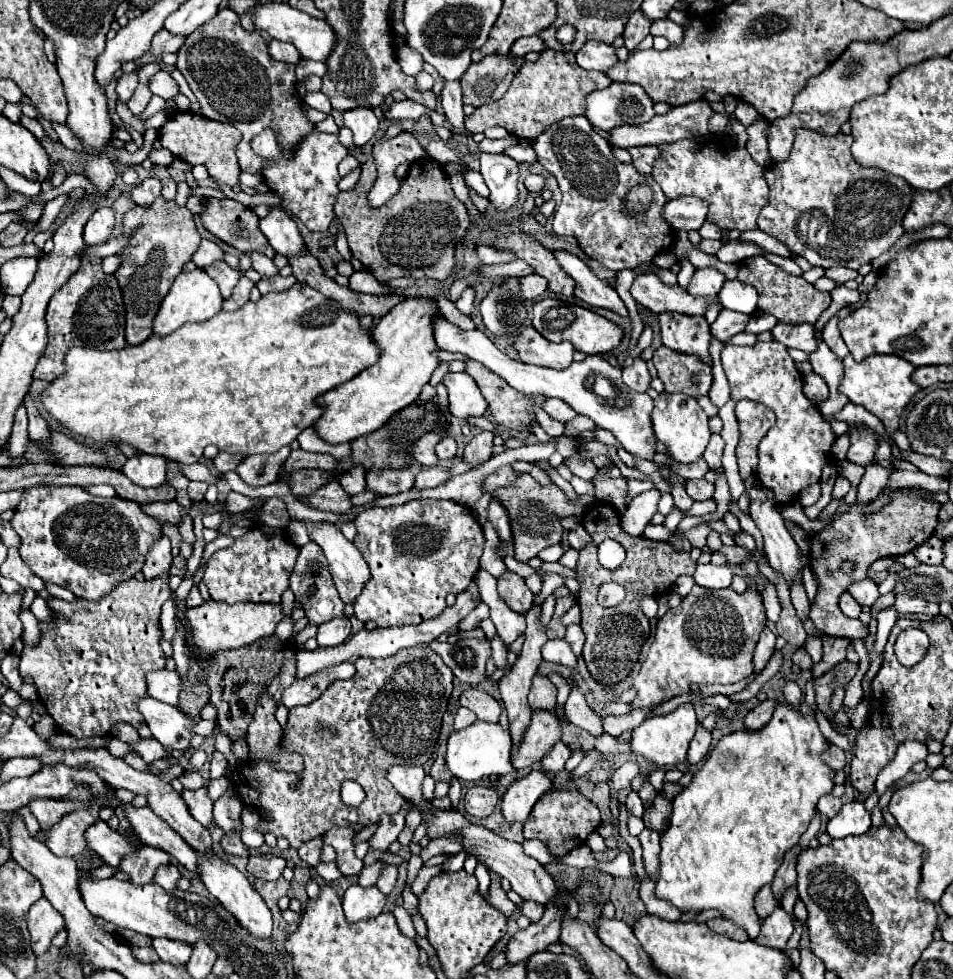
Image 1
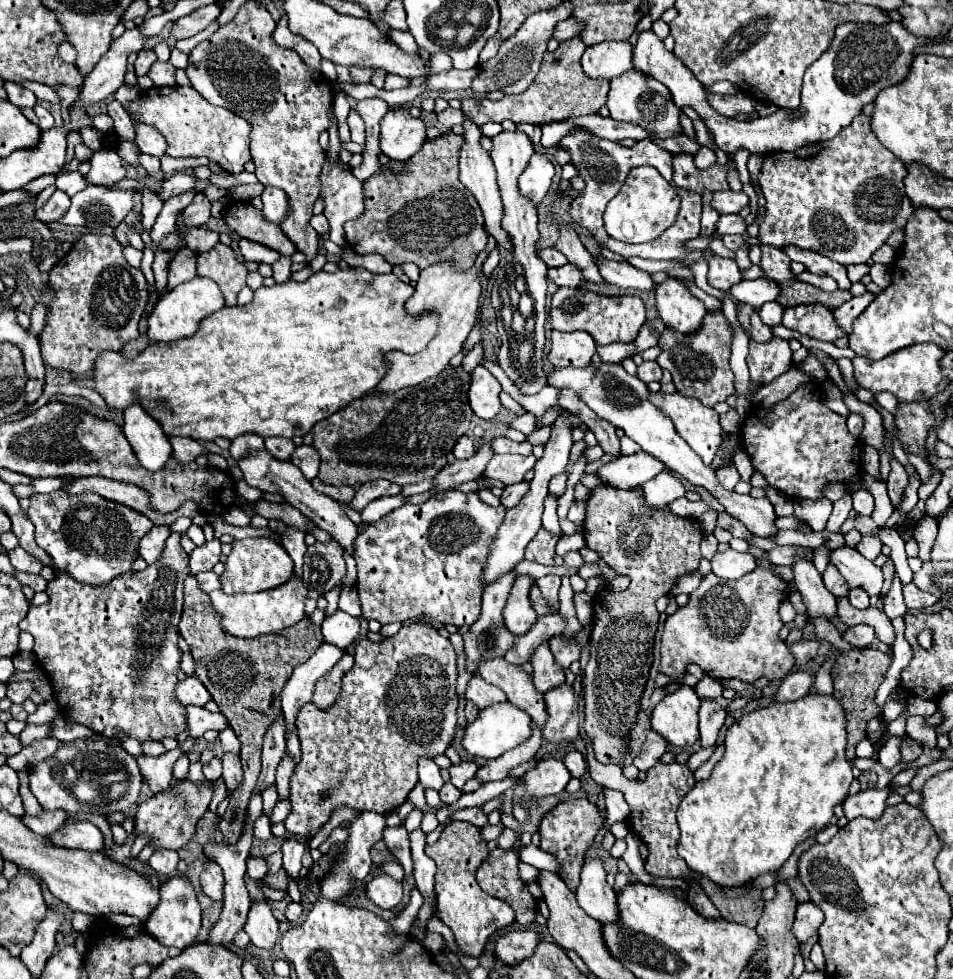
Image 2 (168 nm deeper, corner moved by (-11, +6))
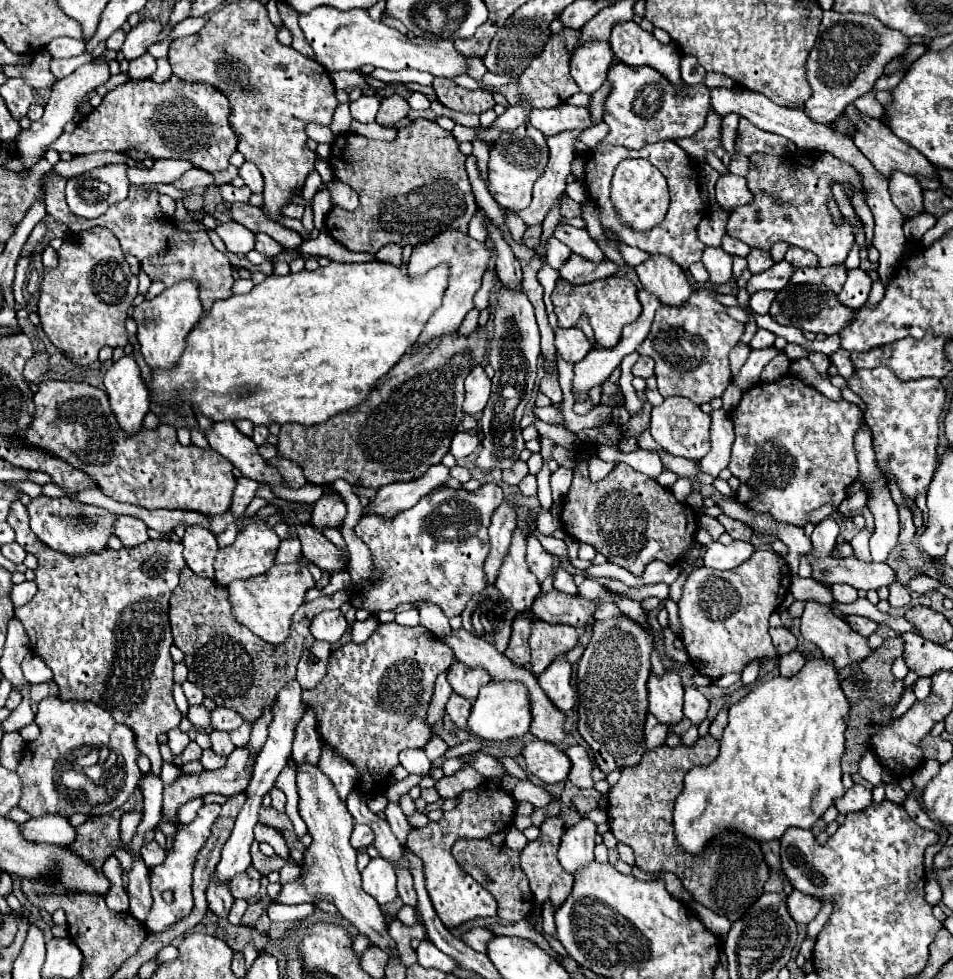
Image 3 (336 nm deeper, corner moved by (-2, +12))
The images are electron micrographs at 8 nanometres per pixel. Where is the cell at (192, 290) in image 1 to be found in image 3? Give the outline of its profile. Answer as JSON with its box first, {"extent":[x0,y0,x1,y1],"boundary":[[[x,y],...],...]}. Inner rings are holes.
{"extent":[133,280,203,370],"boundary":[[[185,280],[181,284],[165,288],[163,294],[159,294],[157,298],[135,306],[133,320],[137,322],[139,350],[141,350],[149,368],[171,370],[179,362],[179,358],[185,350],[185,338],[195,328],[195,324],[199,322],[199,318],[203,314],[197,292],[199,292],[199,286],[191,280]]]}

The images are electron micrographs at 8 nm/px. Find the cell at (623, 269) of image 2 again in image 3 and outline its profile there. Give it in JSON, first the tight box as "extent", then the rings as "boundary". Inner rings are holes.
{"extent":[553,226,605,264],"boundary":[[[557,226],[553,236],[557,240],[561,240],[563,244],[567,244],[575,254],[579,254],[579,256],[583,256],[595,264],[599,264],[605,258],[603,252],[599,250],[599,246],[587,234],[587,230],[581,230],[575,226]]]}

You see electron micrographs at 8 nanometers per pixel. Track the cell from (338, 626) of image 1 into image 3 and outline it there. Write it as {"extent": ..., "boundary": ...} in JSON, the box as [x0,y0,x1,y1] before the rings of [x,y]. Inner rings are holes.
{"extent":[311,610,347,644],"boundary":[[[325,610],[319,616],[313,618],[311,634],[315,640],[323,640],[329,644],[335,644],[341,640],[341,636],[347,632],[347,622],[341,610]]]}

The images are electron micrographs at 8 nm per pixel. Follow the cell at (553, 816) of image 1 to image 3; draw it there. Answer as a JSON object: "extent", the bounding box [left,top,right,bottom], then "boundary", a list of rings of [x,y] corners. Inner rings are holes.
{"extent":[521,816,573,908],"boundary":[[[559,816],[555,818],[547,818],[541,826],[541,836],[539,840],[535,842],[529,842],[523,852],[521,852],[521,870],[525,872],[525,876],[529,878],[529,888],[533,892],[533,898],[539,906],[543,906],[547,900],[557,908],[565,902],[565,898],[569,896],[571,892],[571,886],[573,886],[573,876],[569,876],[559,860],[557,860],[557,848],[559,848],[559,842],[561,842],[561,834],[565,830],[565,824]]]}

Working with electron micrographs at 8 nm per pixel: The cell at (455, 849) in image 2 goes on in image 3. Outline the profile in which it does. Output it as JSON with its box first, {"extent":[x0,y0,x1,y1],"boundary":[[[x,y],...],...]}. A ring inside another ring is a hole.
{"extent":[405,780,517,928],"boundary":[[[483,780],[481,786],[461,792],[457,796],[457,806],[451,812],[445,812],[439,822],[429,822],[423,828],[411,828],[405,846],[423,860],[429,898],[437,916],[447,928],[455,928],[477,916],[497,916],[495,898],[485,888],[481,888],[473,876],[463,872],[463,868],[451,856],[451,846],[459,838],[486,839],[495,832],[509,828],[515,818],[515,808],[517,802],[509,792],[505,792],[493,780]]]}

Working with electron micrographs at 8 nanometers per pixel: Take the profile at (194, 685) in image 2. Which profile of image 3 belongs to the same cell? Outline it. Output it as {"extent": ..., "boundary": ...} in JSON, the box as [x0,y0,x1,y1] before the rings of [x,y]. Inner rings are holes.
{"extent":[181,682,205,704],"boundary":[[[183,682],[181,686],[183,686],[183,692],[185,692],[189,704],[201,704],[201,702],[203,702],[205,696],[203,696],[203,692],[201,692],[195,684],[191,684],[191,682]]]}

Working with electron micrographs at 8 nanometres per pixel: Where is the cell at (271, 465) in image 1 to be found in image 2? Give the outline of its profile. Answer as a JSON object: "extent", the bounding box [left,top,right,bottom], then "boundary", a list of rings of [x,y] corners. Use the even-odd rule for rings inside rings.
{"extent":[266,438,296,462],"boundary":[[[266,438],[266,450],[282,462],[290,462],[290,452],[294,452],[296,446],[288,438]]]}

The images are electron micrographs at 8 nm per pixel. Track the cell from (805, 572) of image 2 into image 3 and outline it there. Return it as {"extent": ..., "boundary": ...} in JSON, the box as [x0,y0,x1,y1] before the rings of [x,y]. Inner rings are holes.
{"extent":[801,600,873,668],"boundary":[[[809,600],[805,604],[805,612],[801,616],[801,634],[805,640],[817,644],[821,650],[823,650],[823,656],[833,660],[835,662],[835,668],[845,668],[849,666],[851,662],[861,662],[865,660],[867,656],[873,654],[871,646],[867,644],[867,638],[859,636],[857,632],[853,632],[849,628],[849,624],[841,618],[837,618],[829,606],[823,606],[823,604],[817,604],[813,600]]]}

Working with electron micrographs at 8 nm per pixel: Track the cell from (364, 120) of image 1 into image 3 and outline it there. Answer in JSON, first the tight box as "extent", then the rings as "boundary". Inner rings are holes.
{"extent":[351,96,379,122],"boundary":[[[361,96],[359,100],[351,102],[351,114],[359,122],[375,122],[377,110],[379,110],[379,100],[375,96]]]}

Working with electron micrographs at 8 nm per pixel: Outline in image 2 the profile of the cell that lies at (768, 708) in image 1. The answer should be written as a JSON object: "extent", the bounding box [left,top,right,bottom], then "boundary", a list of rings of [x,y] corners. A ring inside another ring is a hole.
{"extent":[776,672,812,702],"boundary":[[[792,672],[788,674],[780,688],[778,688],[778,694],[776,694],[776,702],[790,702],[790,700],[798,700],[802,698],[804,694],[808,694],[810,690],[810,684],[812,684],[812,676],[808,672]]]}

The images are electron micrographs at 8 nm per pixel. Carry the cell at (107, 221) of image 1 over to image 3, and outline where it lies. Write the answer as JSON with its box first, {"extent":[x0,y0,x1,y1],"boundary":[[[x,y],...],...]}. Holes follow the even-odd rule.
{"extent":[67,164,129,218],"boundary":[[[105,164],[99,168],[93,168],[81,176],[75,176],[67,180],[67,204],[73,214],[83,218],[95,218],[105,214],[105,210],[111,204],[117,204],[127,198],[129,190],[129,178],[127,178],[127,164]]]}

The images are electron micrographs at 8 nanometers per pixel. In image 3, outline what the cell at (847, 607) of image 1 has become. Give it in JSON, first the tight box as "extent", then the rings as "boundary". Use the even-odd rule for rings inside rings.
{"extent":[831,584,857,604],"boundary":[[[833,584],[831,594],[833,594],[833,600],[841,602],[841,604],[849,604],[849,602],[857,600],[857,590],[847,584]]]}

